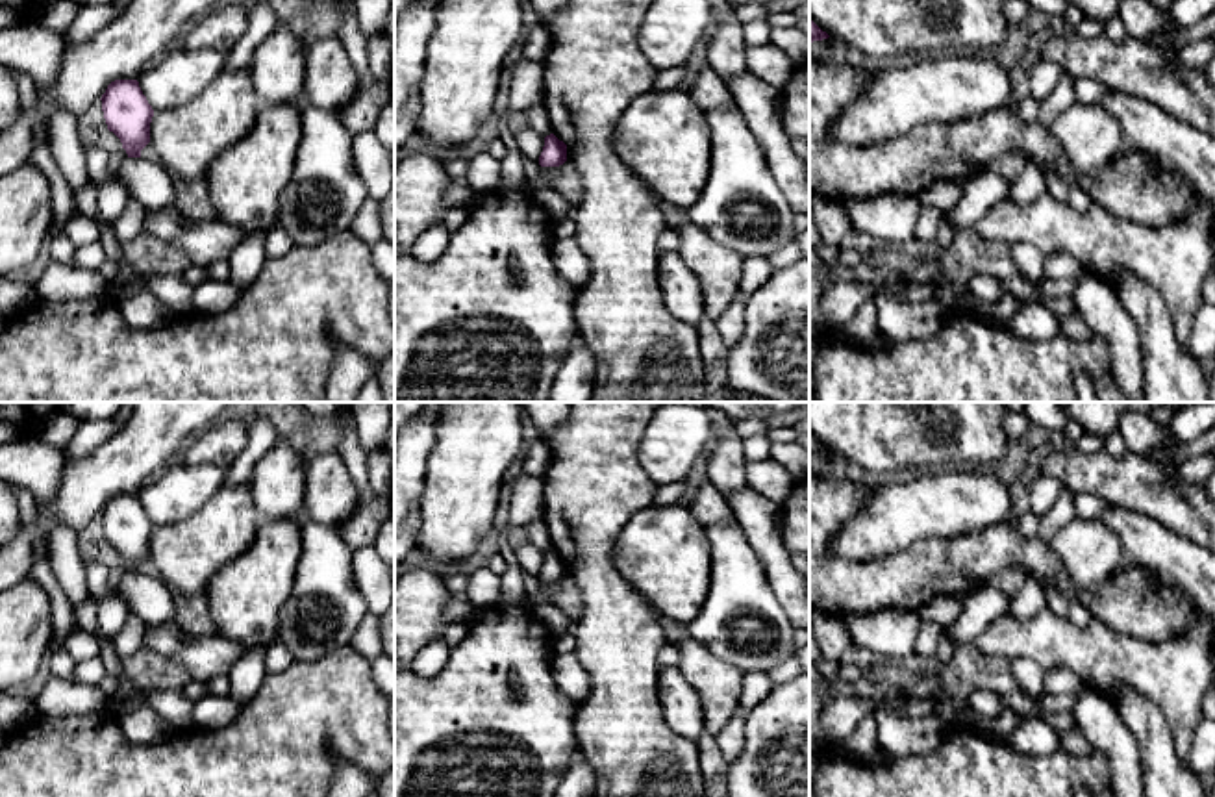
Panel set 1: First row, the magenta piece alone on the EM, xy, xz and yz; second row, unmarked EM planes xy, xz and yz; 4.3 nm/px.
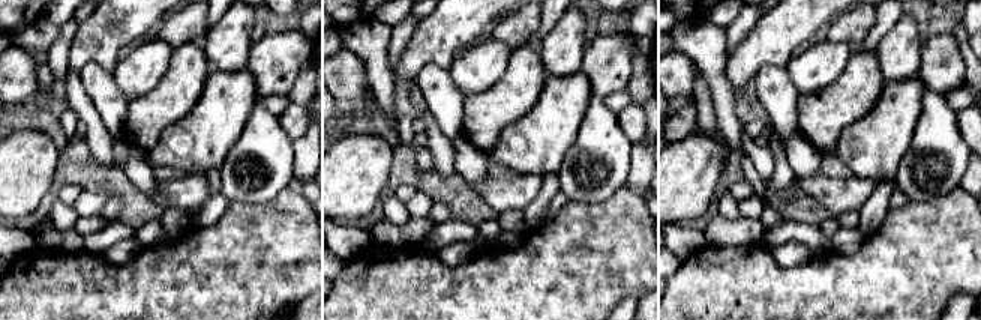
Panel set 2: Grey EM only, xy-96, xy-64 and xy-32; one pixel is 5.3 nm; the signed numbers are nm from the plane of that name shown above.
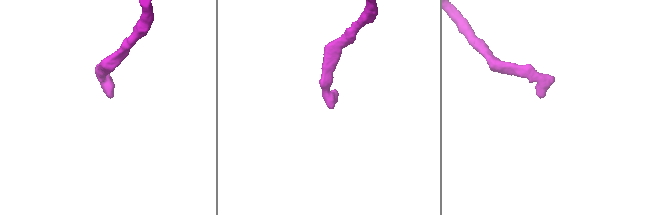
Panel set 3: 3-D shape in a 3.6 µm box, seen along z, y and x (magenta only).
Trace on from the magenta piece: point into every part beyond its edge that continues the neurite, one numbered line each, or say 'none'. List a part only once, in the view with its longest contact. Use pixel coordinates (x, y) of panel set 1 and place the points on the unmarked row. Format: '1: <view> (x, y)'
none

